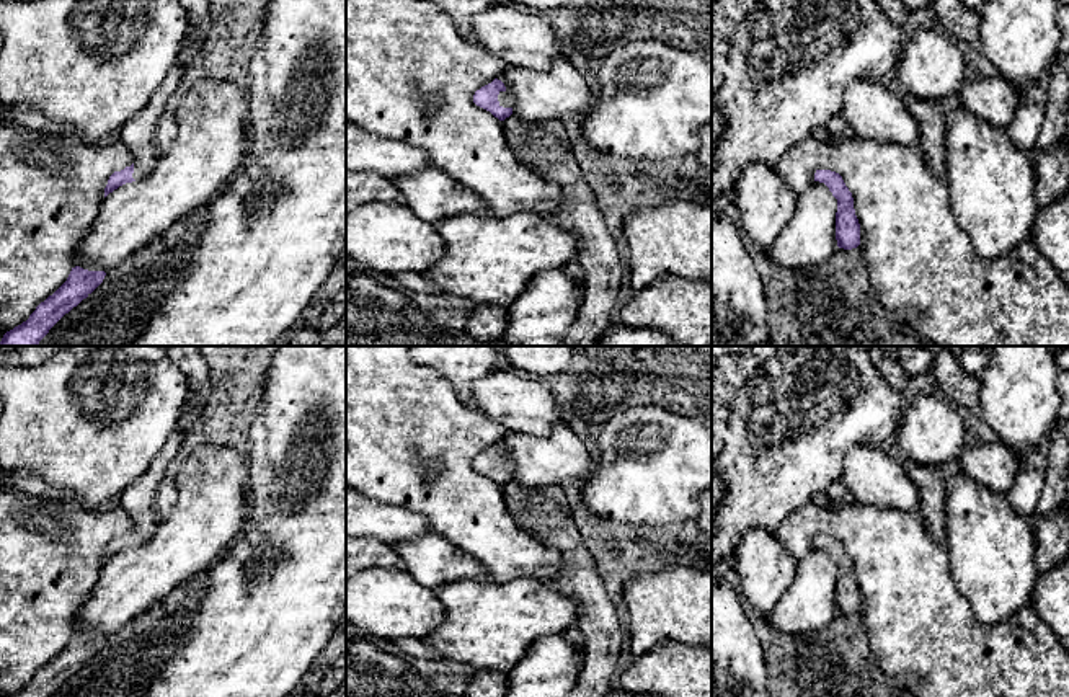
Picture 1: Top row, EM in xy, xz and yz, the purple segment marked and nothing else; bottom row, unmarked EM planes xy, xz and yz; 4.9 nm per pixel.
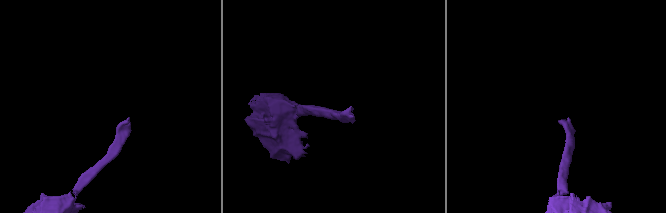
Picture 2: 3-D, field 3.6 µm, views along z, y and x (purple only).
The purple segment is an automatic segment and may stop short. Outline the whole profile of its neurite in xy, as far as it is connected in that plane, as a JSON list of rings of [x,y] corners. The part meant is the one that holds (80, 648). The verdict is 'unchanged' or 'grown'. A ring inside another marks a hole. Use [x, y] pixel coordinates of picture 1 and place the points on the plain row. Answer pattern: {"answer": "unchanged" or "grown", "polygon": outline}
{"answer": "unchanged", "polygon": [[[72,633],[67,646],[26,687],[10,697],[49,697],[65,679],[86,664],[104,645],[104,637]]]}

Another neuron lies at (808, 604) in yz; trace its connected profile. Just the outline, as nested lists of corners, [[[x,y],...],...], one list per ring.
[[[814,547],[796,565],[796,575],[774,607],[769,622],[780,632],[800,635],[826,627],[837,614],[837,565]]]

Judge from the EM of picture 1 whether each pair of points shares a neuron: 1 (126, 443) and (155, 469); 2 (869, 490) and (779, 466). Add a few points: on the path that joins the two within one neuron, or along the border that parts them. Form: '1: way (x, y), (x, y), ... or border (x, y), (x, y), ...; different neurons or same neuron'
1: border (172, 431), (154, 461), (124, 492); different neurons
2: border (862, 446), (852, 446), (847, 451), (839, 479); different neurons

